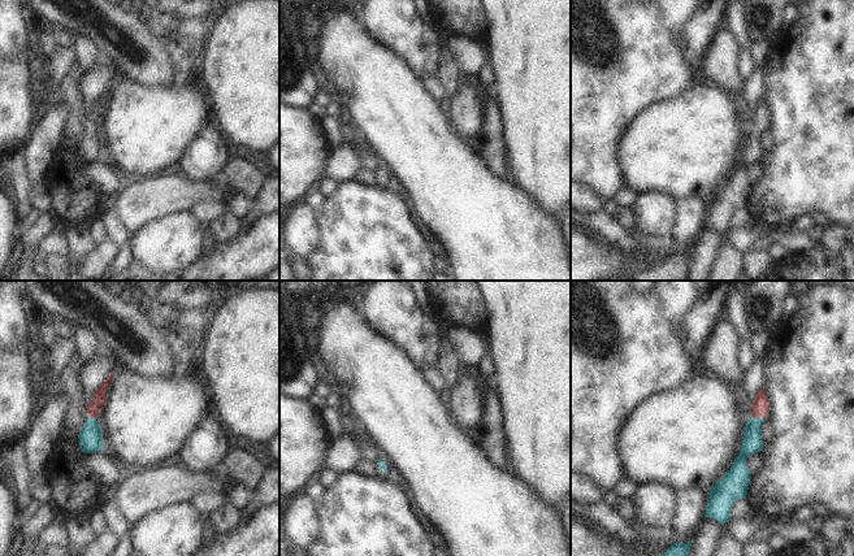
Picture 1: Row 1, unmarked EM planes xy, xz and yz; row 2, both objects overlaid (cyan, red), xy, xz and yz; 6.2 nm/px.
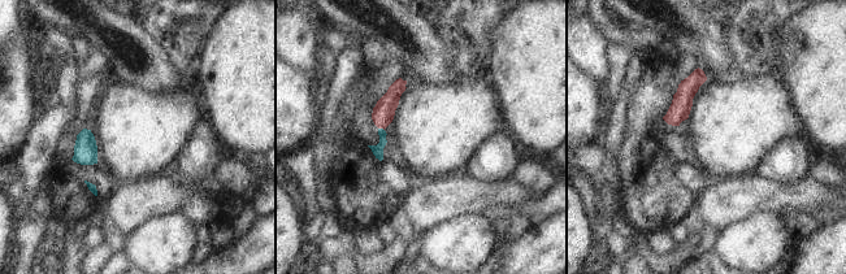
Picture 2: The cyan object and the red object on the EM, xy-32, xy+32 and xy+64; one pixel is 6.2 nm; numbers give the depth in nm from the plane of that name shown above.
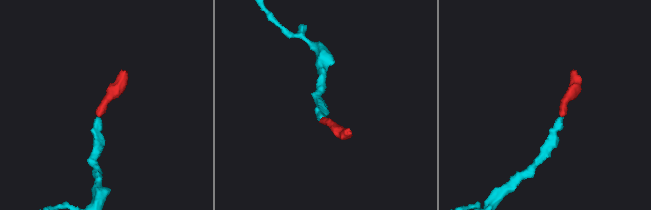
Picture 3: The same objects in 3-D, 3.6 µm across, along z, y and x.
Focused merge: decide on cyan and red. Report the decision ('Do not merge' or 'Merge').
Merge.

